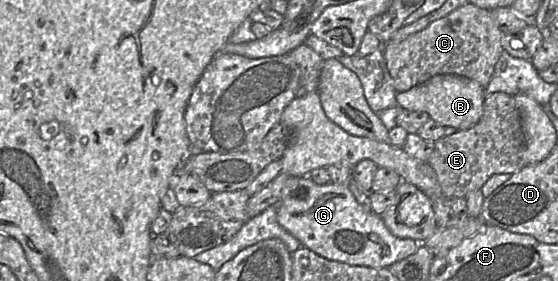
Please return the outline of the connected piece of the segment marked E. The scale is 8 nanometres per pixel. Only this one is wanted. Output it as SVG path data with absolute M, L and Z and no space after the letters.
M497 92L486 97L483 113L479 121L469 129L457 130L449 136L437 140L427 163L435 171L437 180L442 188L444 197L466 197L474 190L479 190L494 174L512 175L526 166L524 162L525 137L522 129L520 114L516 108L513 96Z

